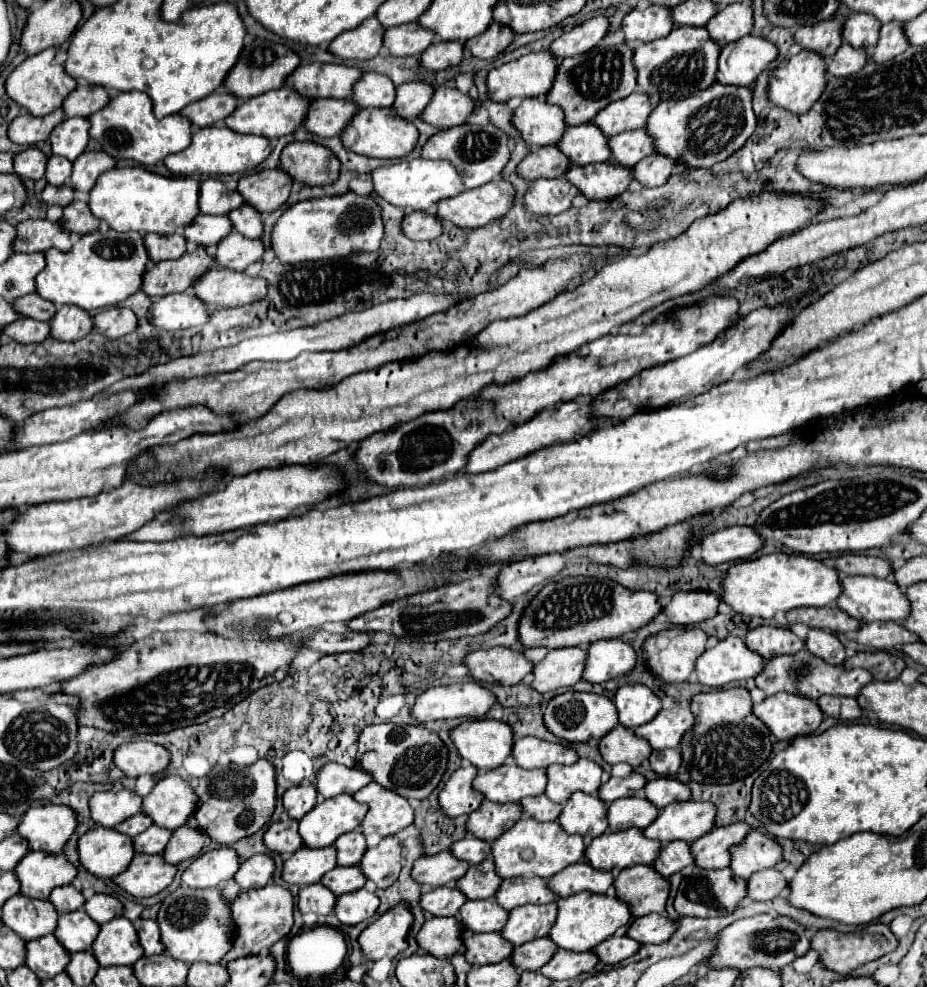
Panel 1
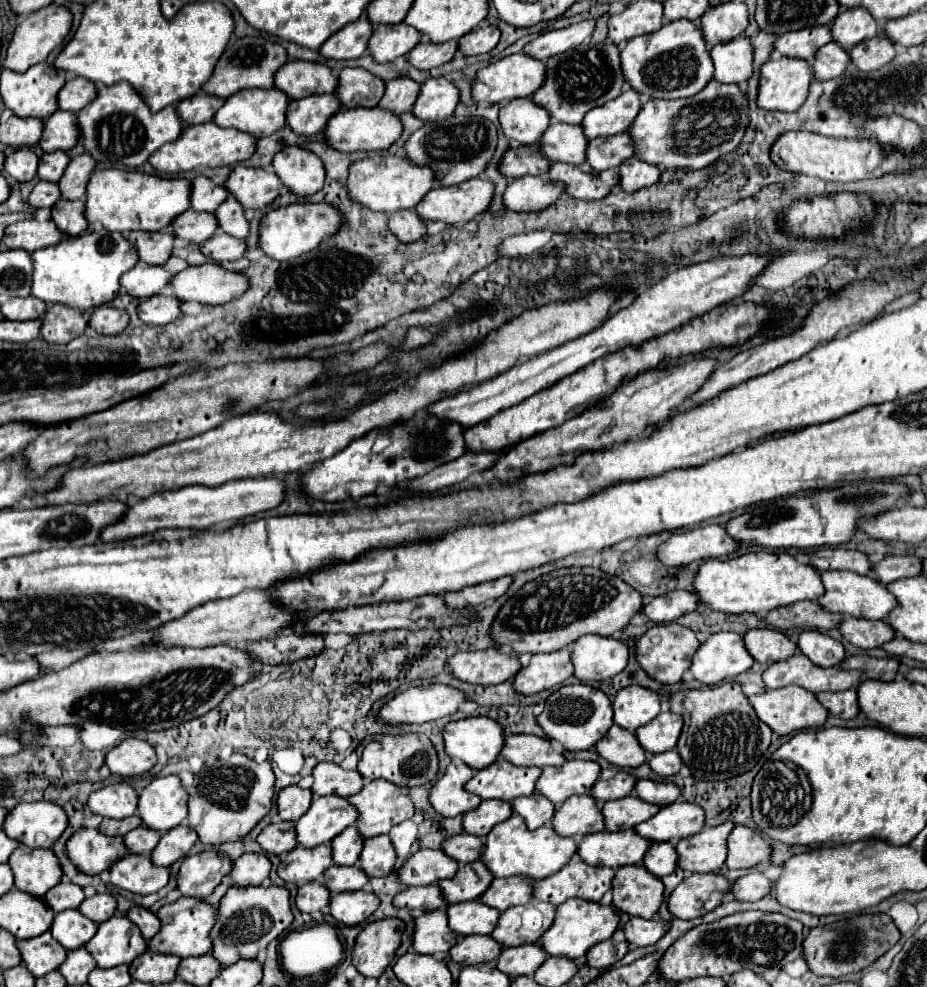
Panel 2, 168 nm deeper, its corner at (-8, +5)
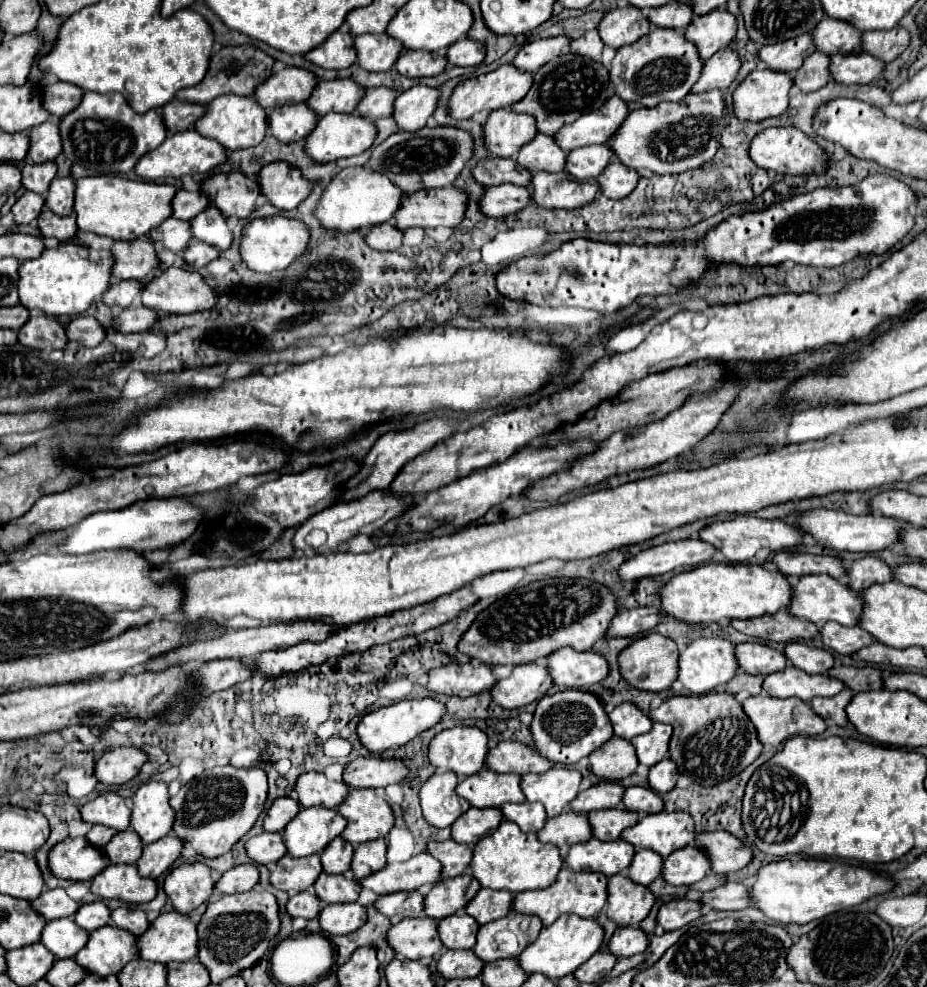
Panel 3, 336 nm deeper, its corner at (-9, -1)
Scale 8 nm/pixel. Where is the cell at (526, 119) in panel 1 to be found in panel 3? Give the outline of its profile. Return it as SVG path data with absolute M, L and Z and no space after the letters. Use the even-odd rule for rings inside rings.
M496 109L484 125L486 147L496 157L514 157L520 147L530 143L538 129L534 127L534 117L526 113L516 113L510 109Z

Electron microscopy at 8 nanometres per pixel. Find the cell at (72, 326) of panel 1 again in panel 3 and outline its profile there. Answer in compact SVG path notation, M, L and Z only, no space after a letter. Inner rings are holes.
M32 315L28 323L18 333L20 343L32 349L50 351L50 349L64 349L68 345L66 327L54 319L52 315Z

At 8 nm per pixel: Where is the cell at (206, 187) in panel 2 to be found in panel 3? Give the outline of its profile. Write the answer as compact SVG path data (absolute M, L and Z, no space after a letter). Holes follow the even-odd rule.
M180 189L172 201L172 209L174 209L174 217L176 219L184 219L190 221L194 219L194 215L202 213L206 207L210 205L210 199L204 191L188 191L188 189Z

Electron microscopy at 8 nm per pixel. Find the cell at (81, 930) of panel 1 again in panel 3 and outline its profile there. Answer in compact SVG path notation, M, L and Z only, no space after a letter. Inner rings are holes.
M56 919L46 923L40 941L58 959L64 959L74 957L88 943L88 933L72 919Z

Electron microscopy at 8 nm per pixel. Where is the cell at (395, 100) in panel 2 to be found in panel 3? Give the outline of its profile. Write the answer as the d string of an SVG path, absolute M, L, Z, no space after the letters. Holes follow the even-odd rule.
M390 87L366 89L366 95L358 105L358 113L372 121L382 119L382 117L392 117L396 97L398 97L398 91L394 91Z

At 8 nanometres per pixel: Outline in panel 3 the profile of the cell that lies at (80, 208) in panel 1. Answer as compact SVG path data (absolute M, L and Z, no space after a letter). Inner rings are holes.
M48 207L42 209L42 215L38 217L38 225L40 225L40 231L46 239L54 237L62 243L76 239L76 233L78 233L78 225L74 223L74 215L68 215L68 217L54 215Z

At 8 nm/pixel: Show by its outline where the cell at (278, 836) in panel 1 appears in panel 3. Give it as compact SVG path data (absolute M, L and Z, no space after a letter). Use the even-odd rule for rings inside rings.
M262 833L246 843L246 851L254 863L276 863L286 855L286 845L282 845L282 833Z

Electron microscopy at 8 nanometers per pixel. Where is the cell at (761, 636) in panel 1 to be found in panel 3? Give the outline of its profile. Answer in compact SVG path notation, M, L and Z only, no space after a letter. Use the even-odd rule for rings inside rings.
M758 641L736 645L736 657L738 657L738 663L742 665L742 671L750 675L770 675L770 673L782 671L788 663L782 651L776 651L766 643L758 643Z

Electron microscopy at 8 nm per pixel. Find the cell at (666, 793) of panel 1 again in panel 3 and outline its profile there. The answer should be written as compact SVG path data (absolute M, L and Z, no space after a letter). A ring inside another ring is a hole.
M628 787L622 803L628 811L636 811L636 813L638 811L660 813L664 809L660 795L650 787Z

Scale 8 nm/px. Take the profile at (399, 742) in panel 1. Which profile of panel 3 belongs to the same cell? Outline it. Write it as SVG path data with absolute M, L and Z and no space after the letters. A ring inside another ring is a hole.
M358 757L348 763L344 771L344 783L348 787L386 787L390 783L400 783L410 775L410 767L402 763L402 759L382 759L382 757Z

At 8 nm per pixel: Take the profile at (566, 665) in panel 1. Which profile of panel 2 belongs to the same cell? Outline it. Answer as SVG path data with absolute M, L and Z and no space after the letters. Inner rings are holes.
M569 649L533 655L531 663L513 677L513 689L521 695L535 695L561 685L571 673L573 665L569 665Z

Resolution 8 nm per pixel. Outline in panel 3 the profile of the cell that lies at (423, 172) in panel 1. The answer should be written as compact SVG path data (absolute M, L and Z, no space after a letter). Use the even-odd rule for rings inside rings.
M346 167L324 189L322 201L314 215L320 219L322 225L330 229L354 231L390 221L394 217L394 211L398 211L398 207L402 205L402 199L404 191L400 191L396 183L390 183L386 175L370 171L370 167Z

